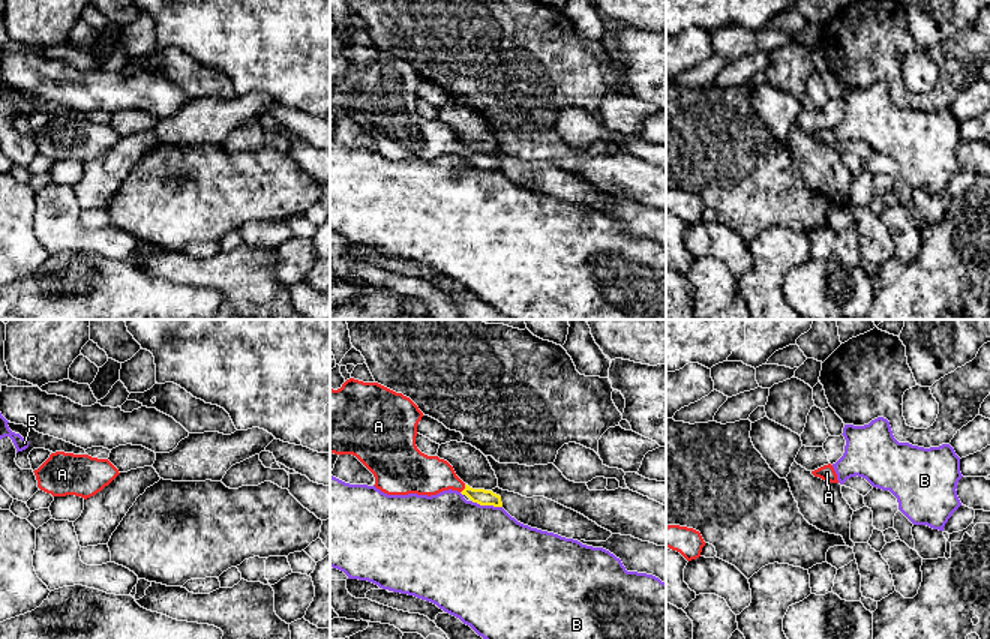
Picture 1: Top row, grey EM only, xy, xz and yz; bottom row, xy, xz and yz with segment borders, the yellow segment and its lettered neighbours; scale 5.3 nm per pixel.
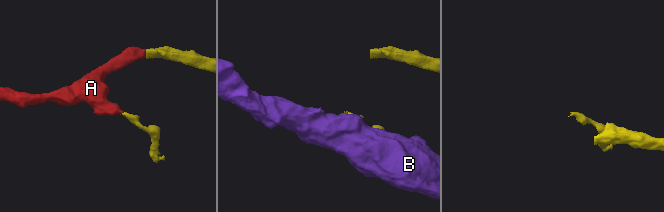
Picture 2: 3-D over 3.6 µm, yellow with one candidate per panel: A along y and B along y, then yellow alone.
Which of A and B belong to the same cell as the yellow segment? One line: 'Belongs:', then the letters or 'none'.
Belongs: A

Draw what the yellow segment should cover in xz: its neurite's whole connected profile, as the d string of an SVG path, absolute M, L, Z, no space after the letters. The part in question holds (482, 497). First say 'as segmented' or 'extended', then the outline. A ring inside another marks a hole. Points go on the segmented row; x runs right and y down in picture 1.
extended; M350 378L340 388L330 388L330 453L356 456L387 495L430 496L452 489L480 506L502 507L500 495L470 488L447 460L417 448L422 417L402 393Z

